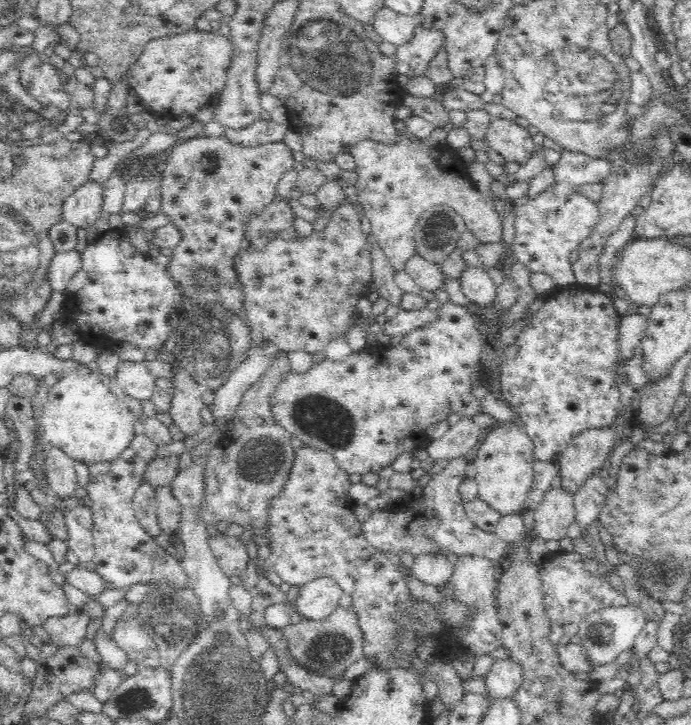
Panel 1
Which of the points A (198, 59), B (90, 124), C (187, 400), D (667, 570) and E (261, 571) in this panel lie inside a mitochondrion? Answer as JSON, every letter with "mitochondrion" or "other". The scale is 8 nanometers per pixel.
{"A":"mitochondrion","B":"other","C":"other","D":"mitochondrion","E":"other"}

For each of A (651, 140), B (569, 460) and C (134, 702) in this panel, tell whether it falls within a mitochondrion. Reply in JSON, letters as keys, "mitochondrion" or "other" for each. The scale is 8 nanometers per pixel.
{"A":"mitochondrion","B":"other","C":"mitochondrion"}

